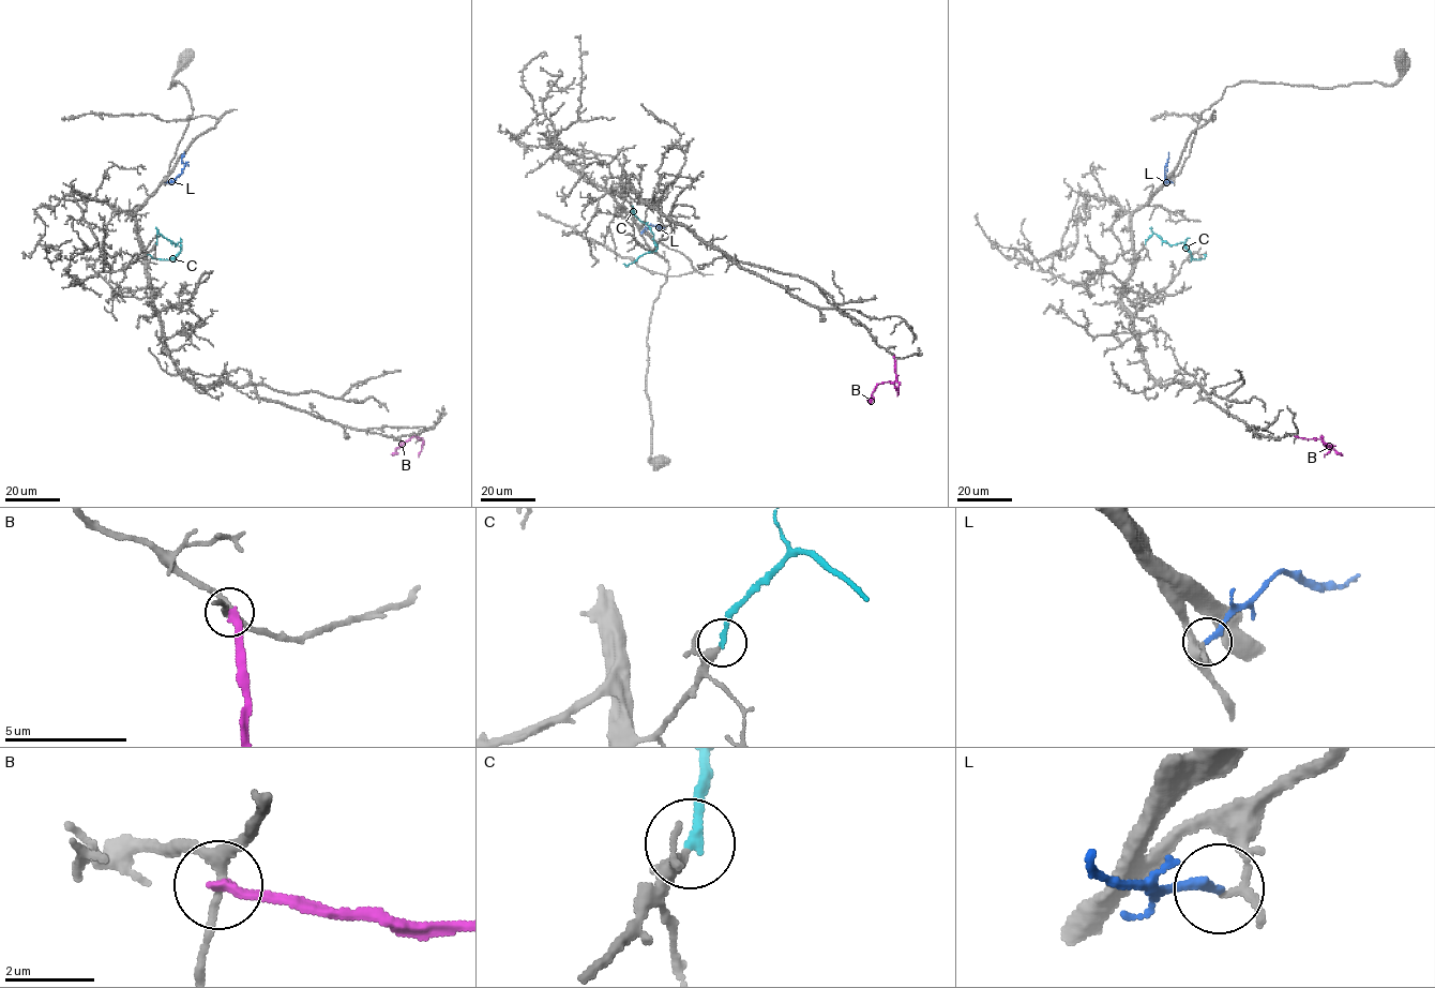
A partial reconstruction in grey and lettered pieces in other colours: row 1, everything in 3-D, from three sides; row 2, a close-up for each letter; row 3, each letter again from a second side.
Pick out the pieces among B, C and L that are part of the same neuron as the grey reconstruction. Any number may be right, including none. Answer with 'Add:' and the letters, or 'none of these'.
Add: C

